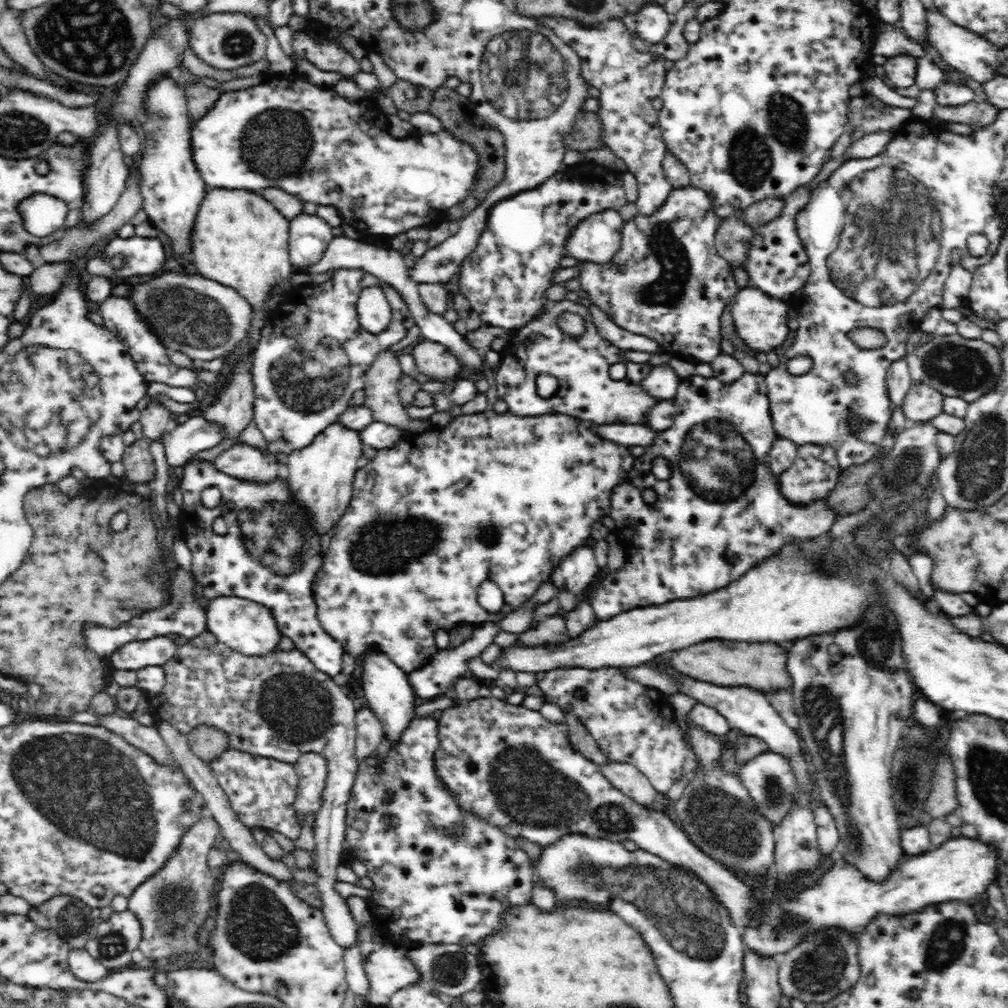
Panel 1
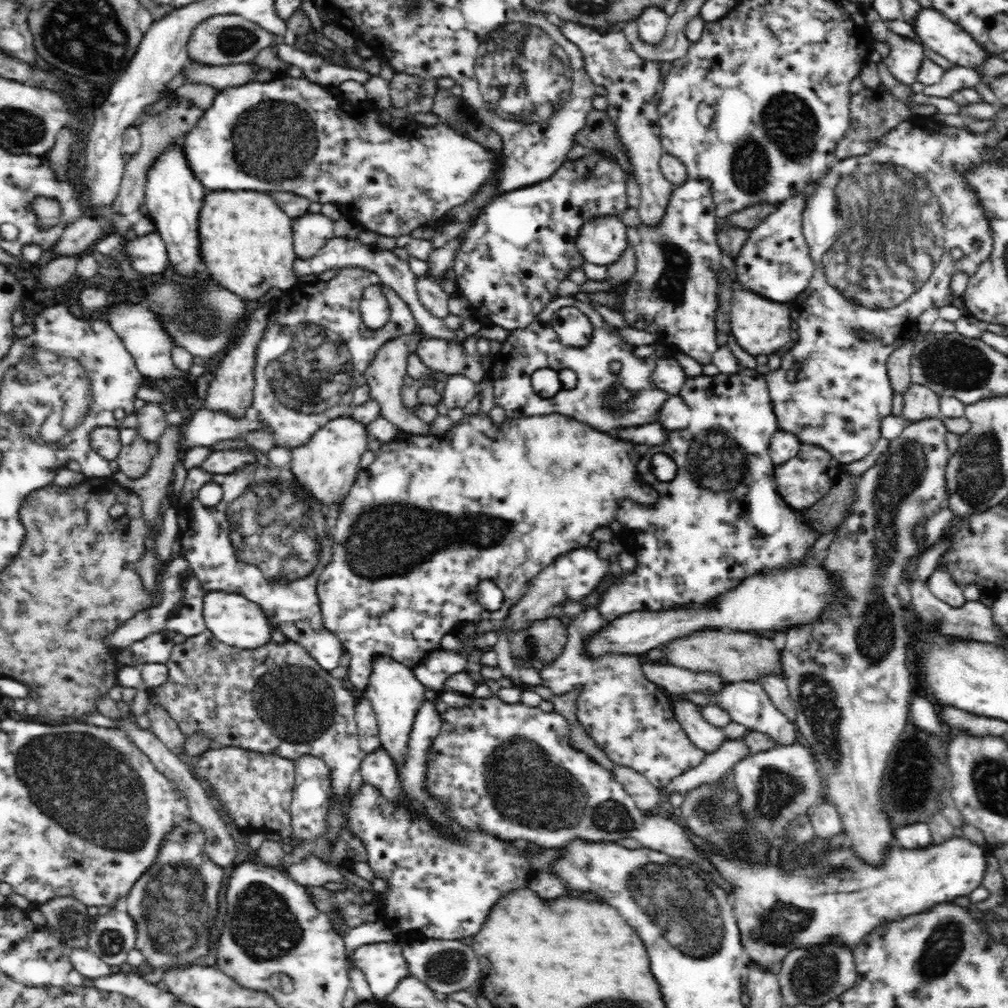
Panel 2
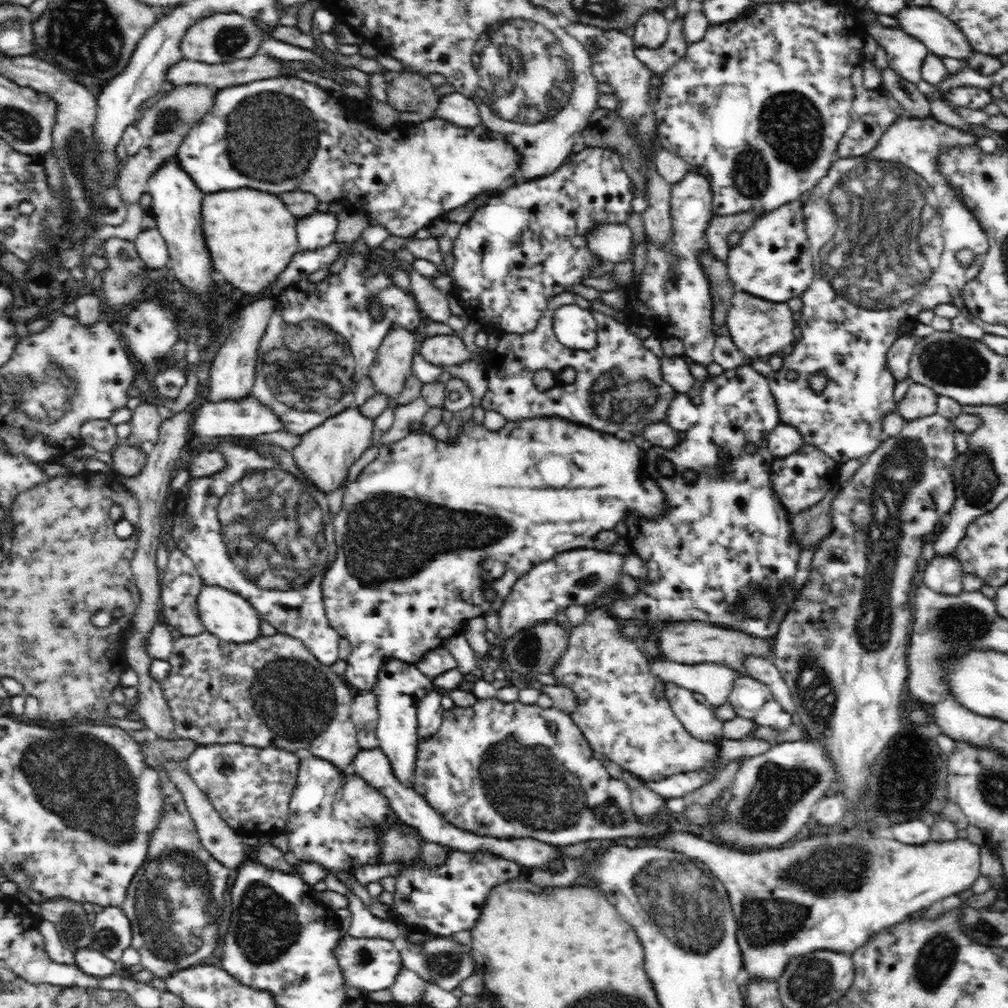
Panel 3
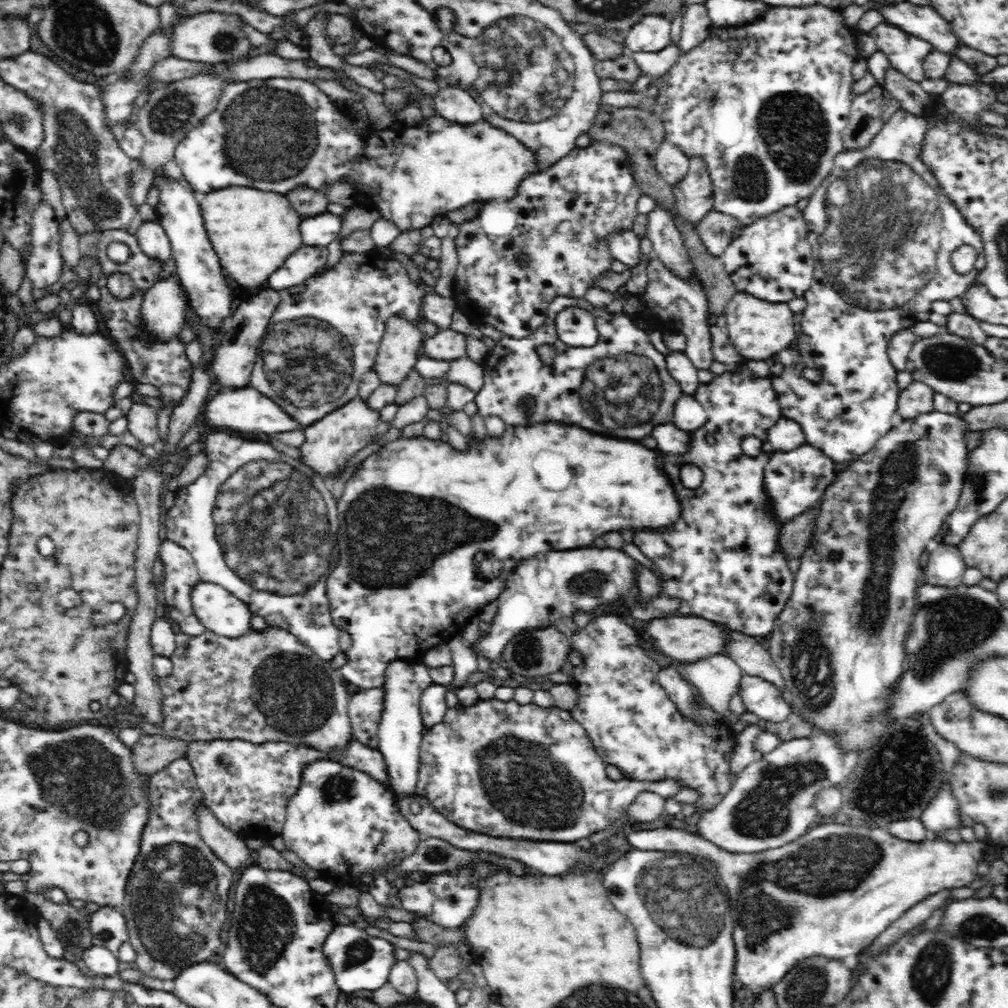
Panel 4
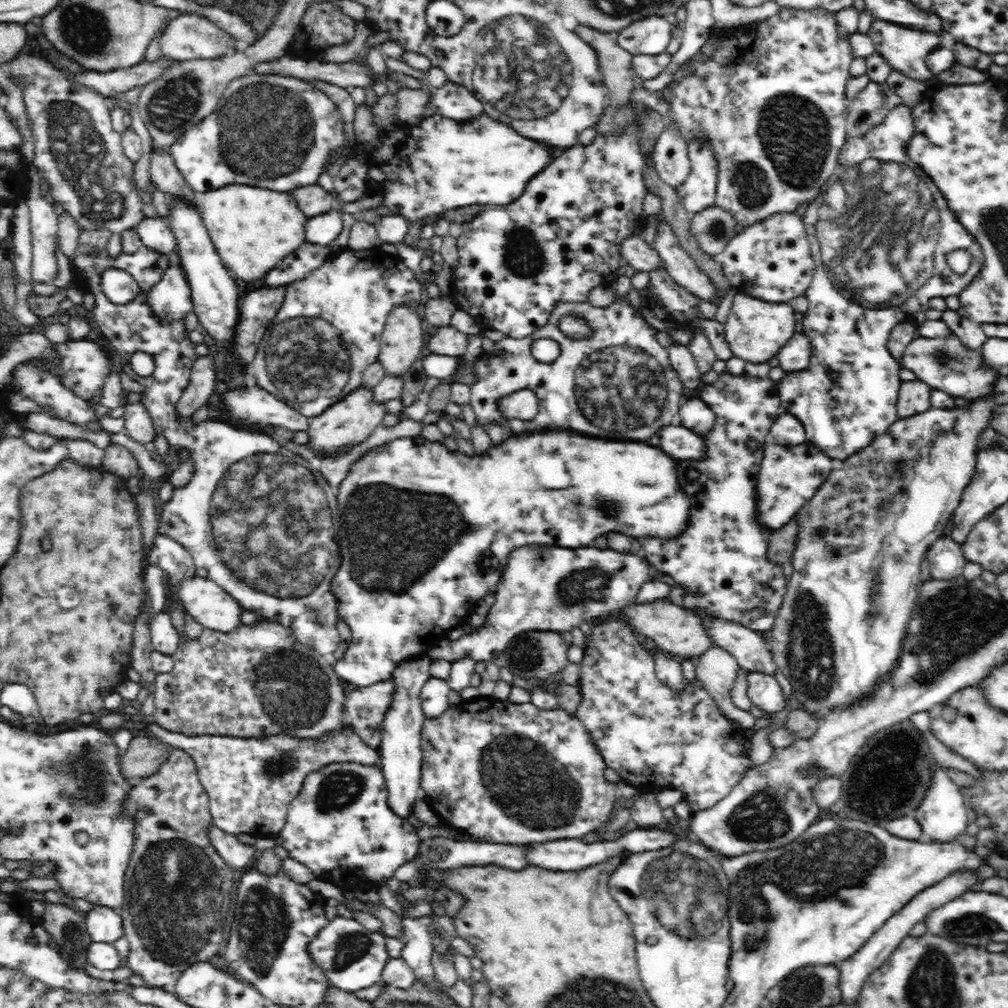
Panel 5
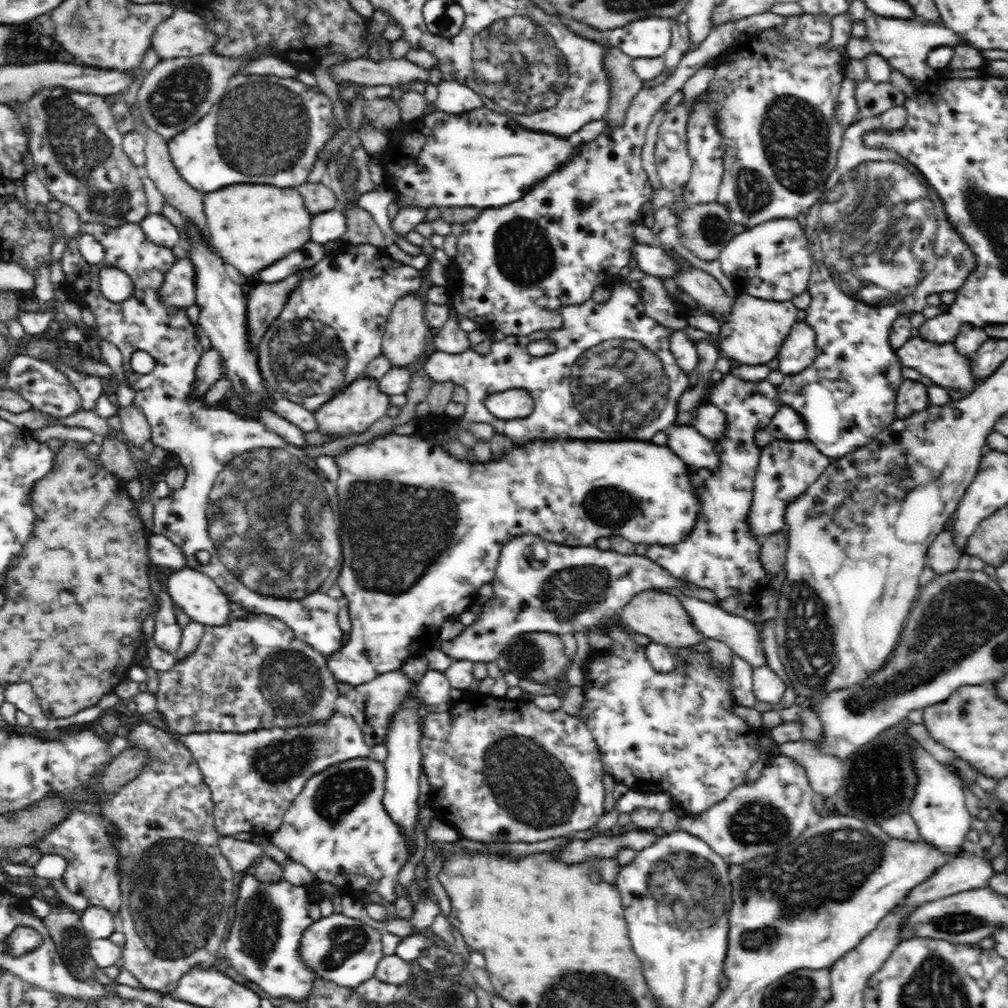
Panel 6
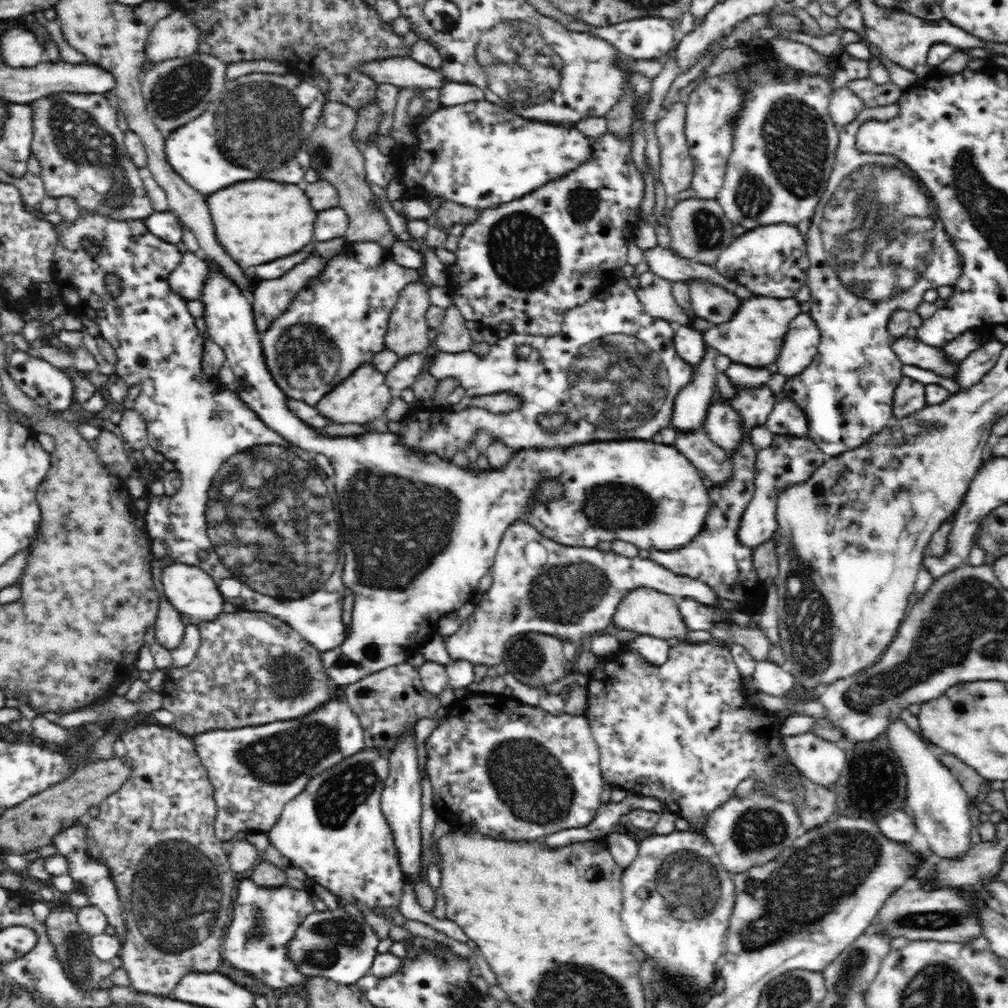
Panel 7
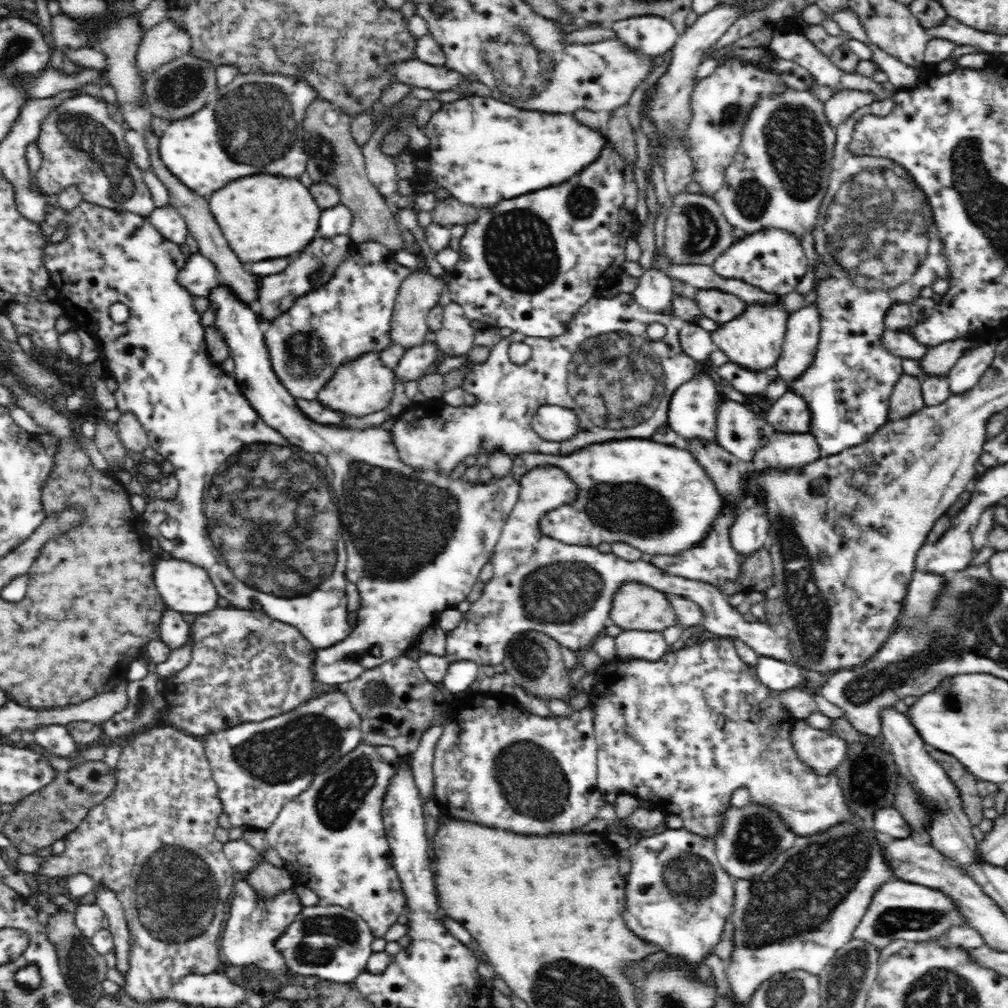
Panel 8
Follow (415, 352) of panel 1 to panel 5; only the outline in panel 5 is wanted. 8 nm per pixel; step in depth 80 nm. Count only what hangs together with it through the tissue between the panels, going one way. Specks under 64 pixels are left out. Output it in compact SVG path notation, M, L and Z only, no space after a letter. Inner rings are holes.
M452 326L440 327L427 342L428 354L464 358L467 352L468 335Z

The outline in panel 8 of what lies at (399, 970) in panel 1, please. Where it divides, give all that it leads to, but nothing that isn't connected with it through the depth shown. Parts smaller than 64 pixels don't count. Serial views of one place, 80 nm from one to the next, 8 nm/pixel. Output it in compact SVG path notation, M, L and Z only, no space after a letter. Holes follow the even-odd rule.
M320 904L318 906L304 907L299 915L287 926L285 933L275 940L275 947L282 953L287 968L306 978L318 978L337 983L352 983L355 978L367 968L367 960L373 952L372 942L375 936L368 923L354 911L337 905Z

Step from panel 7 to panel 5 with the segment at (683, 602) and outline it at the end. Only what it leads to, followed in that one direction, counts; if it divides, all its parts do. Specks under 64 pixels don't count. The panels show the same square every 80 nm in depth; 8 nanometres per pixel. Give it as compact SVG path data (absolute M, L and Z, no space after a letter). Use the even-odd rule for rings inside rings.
M704 615L703 623L707 628L708 634L713 636L714 642L720 648L730 653L739 664L739 667L748 671L749 673L760 672L775 676L778 670L777 664L774 662L772 653L768 649L767 636L756 631L752 631L738 623L732 623L724 619L712 618Z

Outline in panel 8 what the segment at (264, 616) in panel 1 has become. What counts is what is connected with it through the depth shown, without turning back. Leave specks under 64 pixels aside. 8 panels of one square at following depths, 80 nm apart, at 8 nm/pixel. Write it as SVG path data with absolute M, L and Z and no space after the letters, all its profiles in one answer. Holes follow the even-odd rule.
M160 554L160 562L152 572L152 579L160 599L172 610L186 614L205 615L218 608L219 592L206 569L200 566Z

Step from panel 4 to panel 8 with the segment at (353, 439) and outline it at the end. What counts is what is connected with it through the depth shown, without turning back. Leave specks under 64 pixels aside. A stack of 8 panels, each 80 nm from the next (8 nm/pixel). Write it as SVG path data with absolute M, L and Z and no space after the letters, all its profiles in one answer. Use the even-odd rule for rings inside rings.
M370 352L362 358L346 362L335 371L327 385L319 390L317 400L320 405L345 417L365 417L372 413L386 410L394 394L394 371L386 368L380 361L379 354Z

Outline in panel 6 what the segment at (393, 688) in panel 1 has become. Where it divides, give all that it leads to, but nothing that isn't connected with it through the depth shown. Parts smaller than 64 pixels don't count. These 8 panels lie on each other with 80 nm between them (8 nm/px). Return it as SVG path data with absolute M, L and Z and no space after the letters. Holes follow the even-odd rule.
M412 656L402 666L400 670L406 673L412 681L412 688L409 694L406 694L404 702L398 708L397 714L394 714L393 721L390 722L389 729L386 730L386 741L384 745L387 748L388 757L383 760L382 764L385 766L385 795L382 800L386 812L390 814L390 819L394 821L400 828L406 830L406 834L412 840L414 846L414 822L418 818L418 796L419 796L419 778L423 765L421 760L421 726L422 718L425 714L419 706L420 697L417 686L421 678L429 669L428 659L423 656Z

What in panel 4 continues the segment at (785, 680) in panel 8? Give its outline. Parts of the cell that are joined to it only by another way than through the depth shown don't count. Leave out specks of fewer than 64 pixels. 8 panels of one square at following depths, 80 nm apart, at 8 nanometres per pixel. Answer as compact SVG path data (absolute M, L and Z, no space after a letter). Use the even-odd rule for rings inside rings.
M744 674L740 679L736 695L742 697L744 712L758 716L760 723L770 721L784 722L794 708L782 699L778 689L759 676Z

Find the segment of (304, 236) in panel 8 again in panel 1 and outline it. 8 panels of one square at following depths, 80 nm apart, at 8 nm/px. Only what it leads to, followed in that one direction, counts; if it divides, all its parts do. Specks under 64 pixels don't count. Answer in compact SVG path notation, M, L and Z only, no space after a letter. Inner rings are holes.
M208 188L205 194L206 200L202 200L202 206L194 218L194 266L196 272L204 278L216 280L224 286L230 286L238 290L246 301L254 309L254 318L248 335L246 346L251 353L258 348L259 339L262 338L261 330L270 322L272 315L266 306L268 294L275 285L280 288L289 286L289 279L296 271L289 255L289 220L286 220L268 200L262 196L248 192L248 190L218 190Z

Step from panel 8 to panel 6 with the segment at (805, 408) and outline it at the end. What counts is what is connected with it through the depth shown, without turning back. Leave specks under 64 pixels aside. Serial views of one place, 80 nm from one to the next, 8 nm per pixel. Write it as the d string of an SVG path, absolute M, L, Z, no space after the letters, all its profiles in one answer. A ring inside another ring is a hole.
M782 404L782 408L774 414L770 424L766 428L767 432L774 439L800 442L807 440L807 430L805 420L798 415L796 410Z

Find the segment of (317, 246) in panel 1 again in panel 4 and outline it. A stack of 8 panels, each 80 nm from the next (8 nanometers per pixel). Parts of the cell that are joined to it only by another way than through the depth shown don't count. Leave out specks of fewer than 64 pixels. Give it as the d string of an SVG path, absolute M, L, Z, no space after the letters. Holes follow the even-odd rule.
M329 211L302 220L302 242L308 246L328 246L340 232L340 217Z

